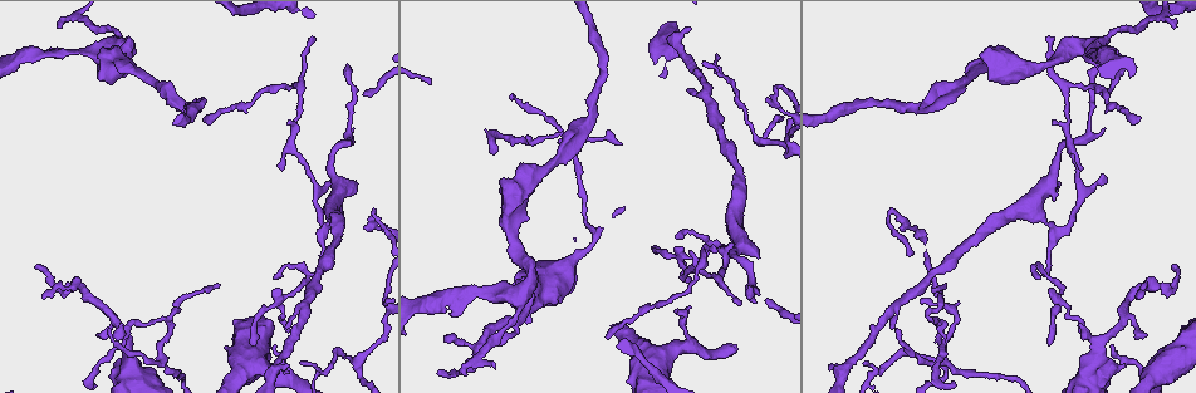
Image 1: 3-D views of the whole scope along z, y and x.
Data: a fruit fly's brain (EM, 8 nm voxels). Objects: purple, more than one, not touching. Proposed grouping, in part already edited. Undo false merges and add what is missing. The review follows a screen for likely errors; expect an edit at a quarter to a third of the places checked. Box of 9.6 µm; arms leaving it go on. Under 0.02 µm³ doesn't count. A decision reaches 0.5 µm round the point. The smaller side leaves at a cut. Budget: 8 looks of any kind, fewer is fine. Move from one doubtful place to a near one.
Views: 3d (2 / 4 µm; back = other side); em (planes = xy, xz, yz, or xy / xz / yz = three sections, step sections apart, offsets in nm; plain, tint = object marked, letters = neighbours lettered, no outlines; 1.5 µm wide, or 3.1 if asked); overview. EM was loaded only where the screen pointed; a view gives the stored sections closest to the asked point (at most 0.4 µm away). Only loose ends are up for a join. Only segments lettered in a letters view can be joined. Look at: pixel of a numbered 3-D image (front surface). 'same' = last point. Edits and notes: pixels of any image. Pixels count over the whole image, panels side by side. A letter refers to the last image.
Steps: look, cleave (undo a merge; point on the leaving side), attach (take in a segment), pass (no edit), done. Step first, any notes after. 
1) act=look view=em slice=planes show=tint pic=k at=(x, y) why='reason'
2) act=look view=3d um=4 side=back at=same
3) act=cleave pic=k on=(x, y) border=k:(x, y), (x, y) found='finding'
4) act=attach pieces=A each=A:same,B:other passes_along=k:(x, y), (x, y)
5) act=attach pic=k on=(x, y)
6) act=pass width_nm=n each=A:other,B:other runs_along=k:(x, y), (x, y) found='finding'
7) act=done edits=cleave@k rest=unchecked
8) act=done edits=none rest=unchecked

act=look view=3d um=4 pic=1 at=(486, 292) why='thick turns thin'

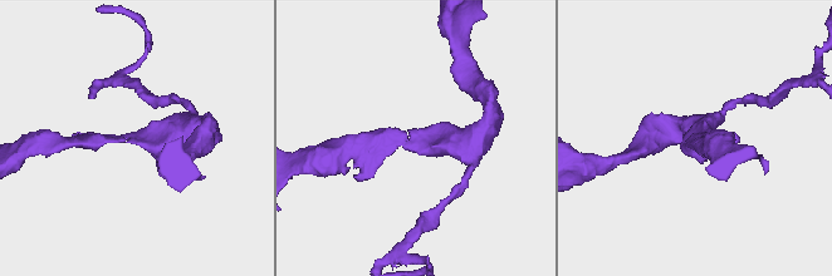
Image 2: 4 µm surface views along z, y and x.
act=look view=em slice=planes show=letters pic=2 at=(129, 137)

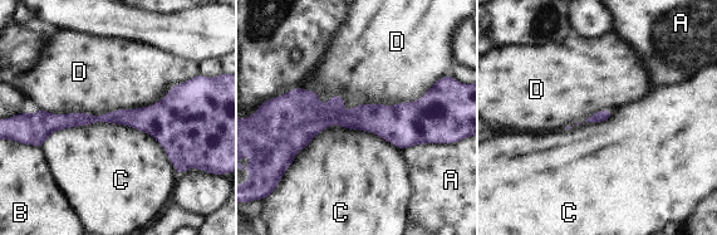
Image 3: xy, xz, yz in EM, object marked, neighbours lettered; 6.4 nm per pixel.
act=pass each=A:other,B:other,C:other,D:other found='continuous, no second neuron'

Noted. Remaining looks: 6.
act=look view=em slice=xy step=4 show=tint pic=1 at=(459, 373) why='tapers out'

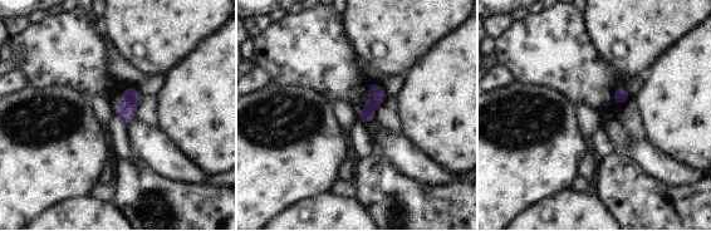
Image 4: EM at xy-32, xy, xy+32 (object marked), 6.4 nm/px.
act=look view=em slice=yz step=8 show=letters at=same why='cut it another way'

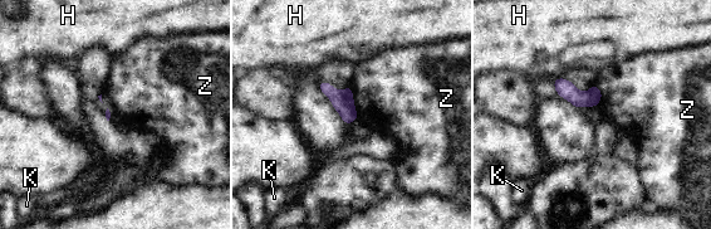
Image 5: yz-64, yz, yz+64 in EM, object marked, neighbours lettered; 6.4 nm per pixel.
act=pass longest_contact=Z:220nm each=H:other,K:other,Z:other found='no lettered segment goes on from it'

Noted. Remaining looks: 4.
act=look view=em slice=xy step=8 show=tint pic=1 at=(935, 317) why='arms part here'

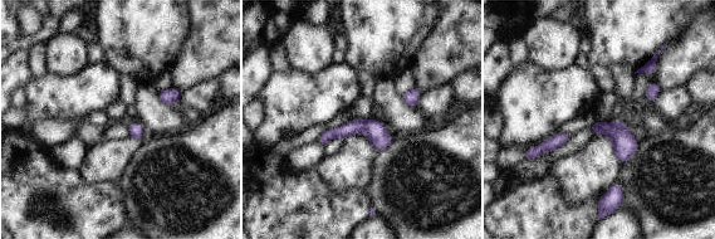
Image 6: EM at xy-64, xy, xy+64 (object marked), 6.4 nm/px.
act=look view=em slice=planes show=letters at=same

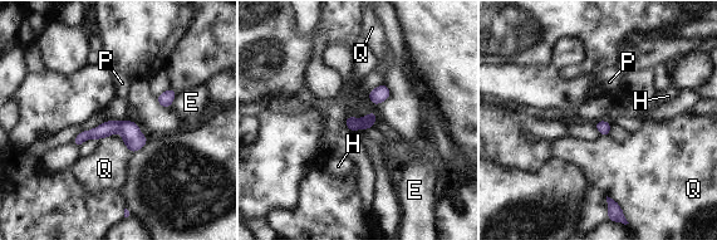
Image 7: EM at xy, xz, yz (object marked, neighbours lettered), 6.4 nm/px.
act=pass each=E:other,H:other,P:other,Q:other border=7:(607, 195), (619, 206) found='one neuron here'

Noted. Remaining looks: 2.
act=done edits=none rest=unchecked

